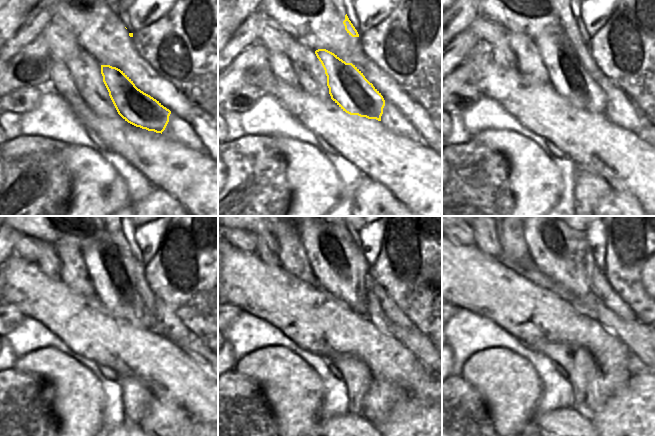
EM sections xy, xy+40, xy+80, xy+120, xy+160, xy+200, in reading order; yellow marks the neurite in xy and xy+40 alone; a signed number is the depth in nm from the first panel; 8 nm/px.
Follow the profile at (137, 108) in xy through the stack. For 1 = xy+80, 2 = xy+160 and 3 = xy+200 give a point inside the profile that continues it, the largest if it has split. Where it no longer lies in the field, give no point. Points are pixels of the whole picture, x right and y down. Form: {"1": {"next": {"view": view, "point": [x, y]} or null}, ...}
{"1": {"next": {"view": "xy+80", "point": [560, 49]}}, "2": {"next": {"view": "xy+160", "point": [338, 263]}}, "3": {"next": {"view": "xy+200", "point": [563, 253]}}}

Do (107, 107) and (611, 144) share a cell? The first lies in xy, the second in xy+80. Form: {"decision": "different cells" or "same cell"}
{"decision": "different cells"}

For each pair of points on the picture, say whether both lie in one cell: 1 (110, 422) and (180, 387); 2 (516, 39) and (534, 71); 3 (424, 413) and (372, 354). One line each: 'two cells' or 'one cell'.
1: two cells
2: one cell
3: two cells

